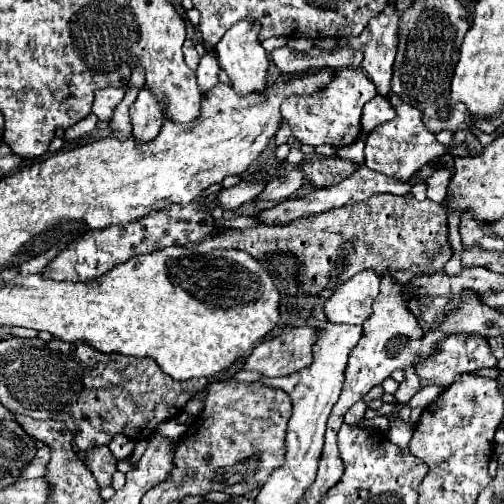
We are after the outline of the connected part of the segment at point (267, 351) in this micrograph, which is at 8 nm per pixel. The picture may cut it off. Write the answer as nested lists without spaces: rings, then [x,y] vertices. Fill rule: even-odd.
[[[288,327],[280,335],[266,337],[242,363],[244,371],[258,371],[266,377],[282,377],[312,365],[314,329]]]

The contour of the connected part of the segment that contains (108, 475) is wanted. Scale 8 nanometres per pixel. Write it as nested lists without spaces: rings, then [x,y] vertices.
[[[106,445],[90,449],[84,463],[92,471],[92,475],[96,477],[100,487],[110,487],[112,485],[112,475],[118,471],[116,469],[118,461],[116,461],[116,457],[112,455],[112,451]]]

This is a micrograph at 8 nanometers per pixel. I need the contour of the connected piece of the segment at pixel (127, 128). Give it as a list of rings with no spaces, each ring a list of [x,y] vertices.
[[[130,89],[126,91],[122,103],[116,107],[116,113],[110,121],[110,127],[114,131],[114,135],[118,135],[118,139],[124,139],[132,133],[132,125],[130,125],[130,115],[128,115],[128,109],[130,105],[136,101],[136,95],[138,95],[138,89]]]

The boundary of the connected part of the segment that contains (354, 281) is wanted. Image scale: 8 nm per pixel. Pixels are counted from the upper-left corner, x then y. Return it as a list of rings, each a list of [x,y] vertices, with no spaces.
[[[372,269],[356,273],[348,281],[340,283],[336,293],[324,305],[330,321],[362,325],[370,313],[372,303],[380,295],[380,275]]]

